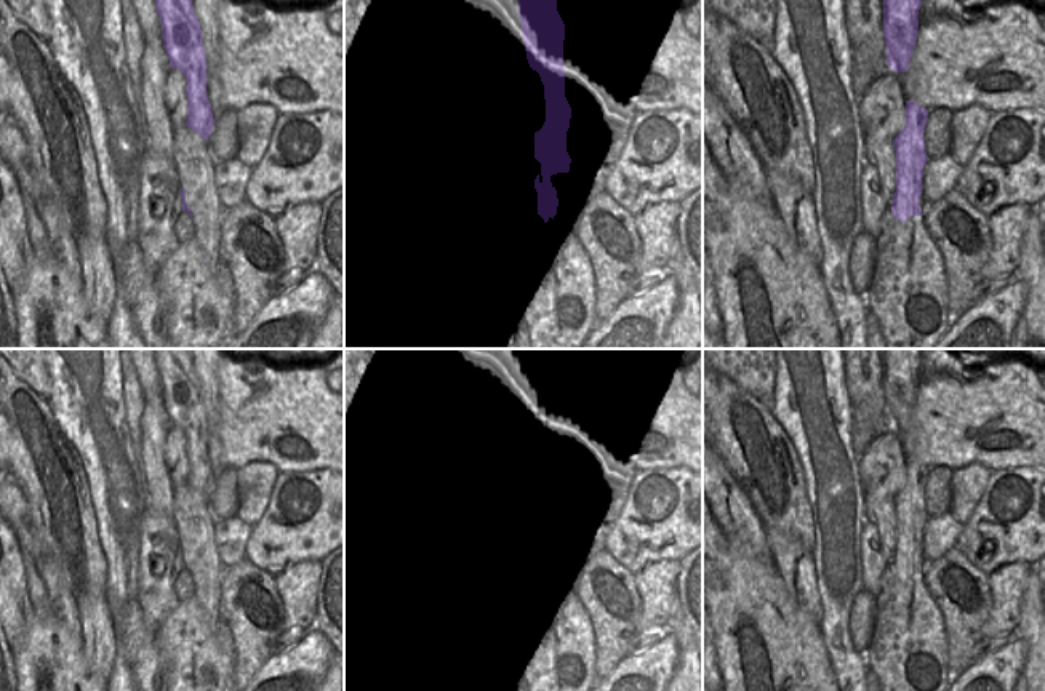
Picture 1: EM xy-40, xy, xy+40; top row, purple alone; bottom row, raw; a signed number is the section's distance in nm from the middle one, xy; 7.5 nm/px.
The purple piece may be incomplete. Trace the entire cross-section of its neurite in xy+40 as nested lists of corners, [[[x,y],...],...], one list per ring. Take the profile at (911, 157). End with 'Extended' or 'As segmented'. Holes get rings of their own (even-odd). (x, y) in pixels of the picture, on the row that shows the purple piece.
[[[906,101],[906,125],[893,139],[896,192],[880,219],[874,274],[866,293],[867,309],[879,320],[887,349],[933,349],[954,318],[947,306],[947,277],[943,256],[925,229],[919,205],[923,166],[930,160],[923,141],[928,112],[917,102]]]. Extended

